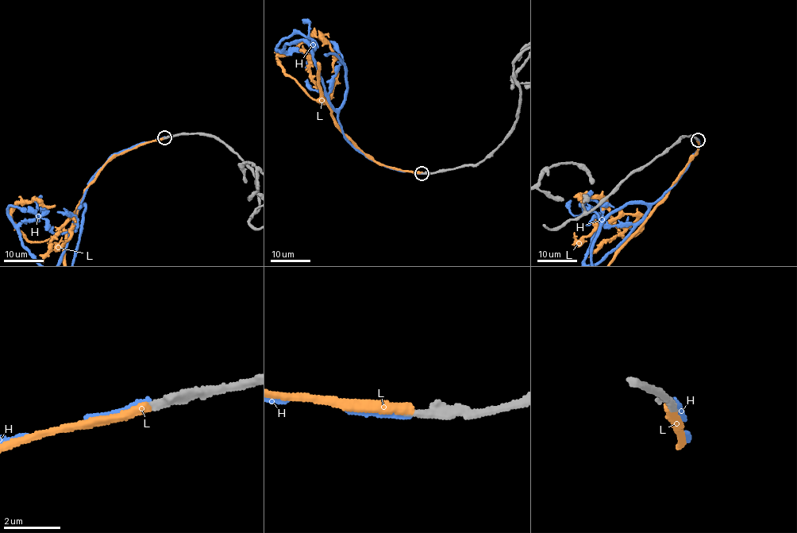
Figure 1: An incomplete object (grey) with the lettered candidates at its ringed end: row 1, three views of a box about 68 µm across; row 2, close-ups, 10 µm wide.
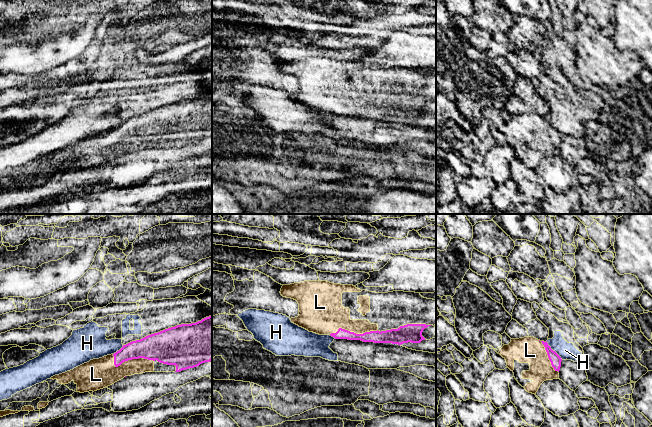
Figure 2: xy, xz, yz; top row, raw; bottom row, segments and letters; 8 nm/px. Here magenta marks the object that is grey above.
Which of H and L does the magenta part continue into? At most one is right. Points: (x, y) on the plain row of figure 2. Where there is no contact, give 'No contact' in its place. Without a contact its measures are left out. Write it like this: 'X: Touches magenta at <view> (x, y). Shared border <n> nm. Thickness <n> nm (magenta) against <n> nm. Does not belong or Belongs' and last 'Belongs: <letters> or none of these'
H: Touches magenta at yz (552, 126). Shared border 200 nm. Thickness 90 nm (magenta) against 140 nm. Does not belong
L: Touches magenta at xy (129, 135). Shared border 340 nm. Thickness 220 nm (magenta) against 220 nm. Belongs
Belongs: L

